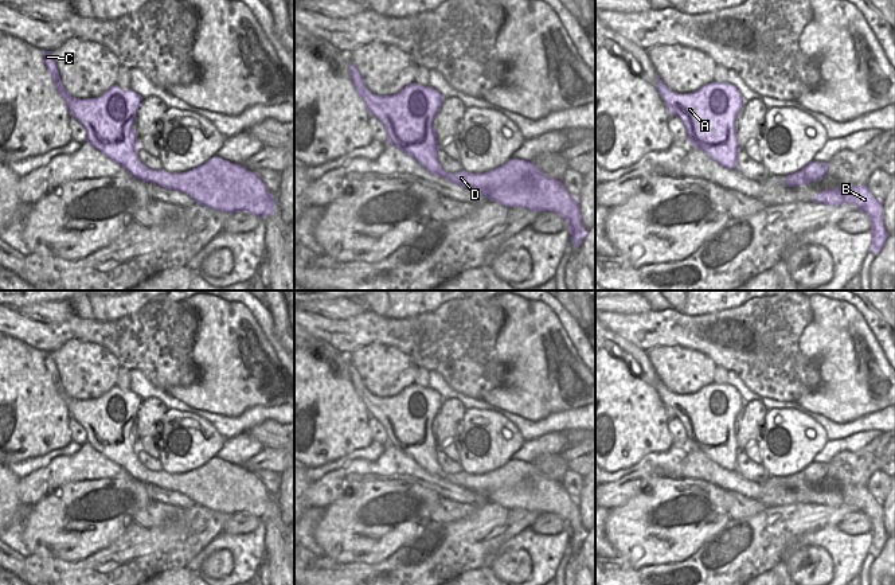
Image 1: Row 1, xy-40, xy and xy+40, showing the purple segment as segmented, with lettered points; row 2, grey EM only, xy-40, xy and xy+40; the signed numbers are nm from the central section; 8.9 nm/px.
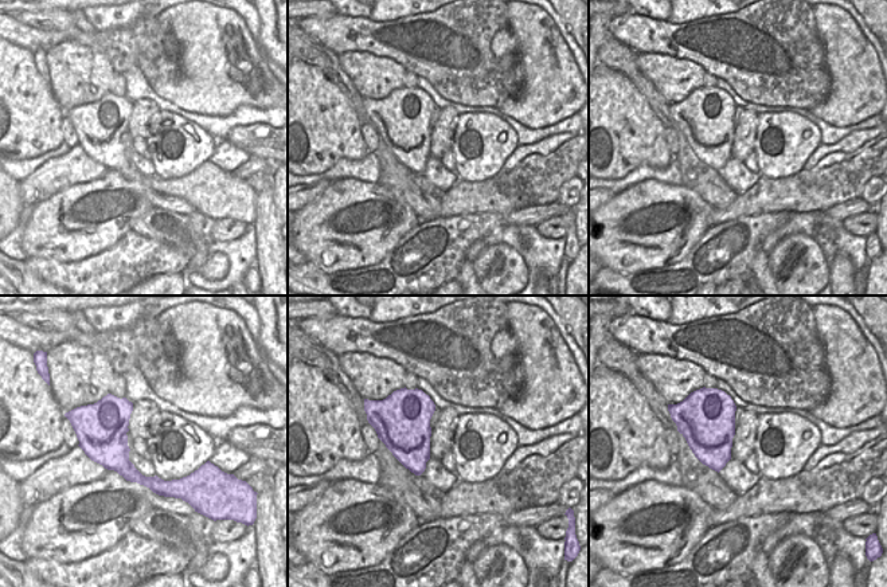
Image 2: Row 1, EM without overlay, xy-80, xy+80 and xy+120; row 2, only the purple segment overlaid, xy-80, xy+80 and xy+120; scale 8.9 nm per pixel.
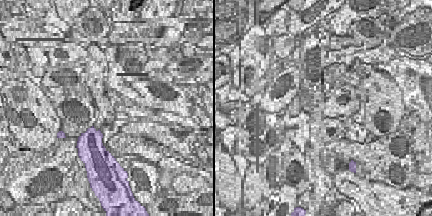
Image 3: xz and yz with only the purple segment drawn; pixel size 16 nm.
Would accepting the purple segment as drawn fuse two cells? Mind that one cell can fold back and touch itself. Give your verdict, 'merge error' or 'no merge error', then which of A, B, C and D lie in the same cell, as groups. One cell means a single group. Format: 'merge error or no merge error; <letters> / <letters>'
no merge error; A B C D

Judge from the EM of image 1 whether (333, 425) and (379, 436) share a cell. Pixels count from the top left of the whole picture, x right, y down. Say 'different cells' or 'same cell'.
different cells

